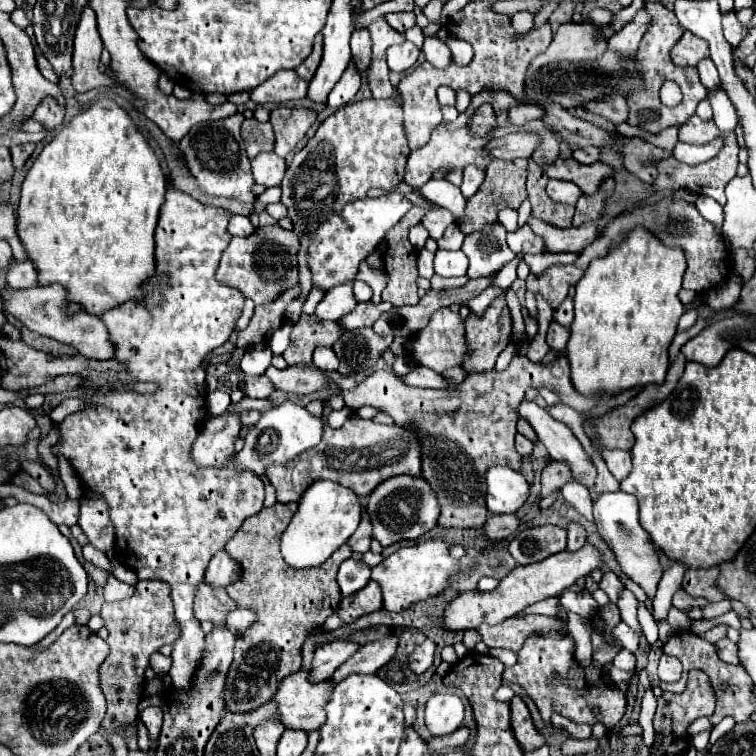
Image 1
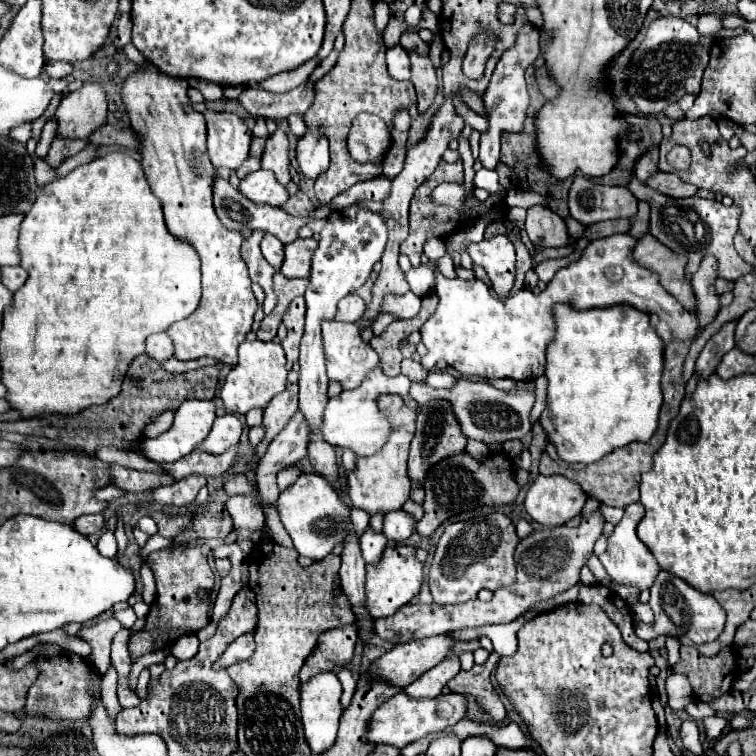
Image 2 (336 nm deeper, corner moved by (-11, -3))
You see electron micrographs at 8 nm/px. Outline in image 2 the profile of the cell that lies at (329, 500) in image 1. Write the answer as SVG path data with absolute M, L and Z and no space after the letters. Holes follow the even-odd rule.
M301 474L293 486L281 492L277 510L297 552L311 560L323 560L347 536L351 506L319 474Z

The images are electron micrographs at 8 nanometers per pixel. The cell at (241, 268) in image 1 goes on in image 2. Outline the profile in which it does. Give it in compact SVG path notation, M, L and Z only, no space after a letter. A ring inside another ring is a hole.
M297 238L285 244L285 260L281 266L281 274L285 278L307 278L311 268L311 256L315 252L317 240L313 238Z

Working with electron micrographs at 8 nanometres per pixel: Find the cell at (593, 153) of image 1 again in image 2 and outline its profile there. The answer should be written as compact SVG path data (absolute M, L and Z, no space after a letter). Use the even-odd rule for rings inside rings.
M631 176L627 190L632 192L640 201L649 202L651 206L651 226L649 234L653 234L661 244L671 248L677 254L687 256L687 280L693 278L693 274L699 270L699 264L705 256L717 258L717 276L725 280L737 280L749 272L755 272L751 264L747 264L735 250L733 238L737 232L737 220L739 220L739 208L729 206L725 208L719 200L713 198L701 198L701 196L689 196L689 198L671 198L665 196L653 188L647 188L641 184L635 176Z

